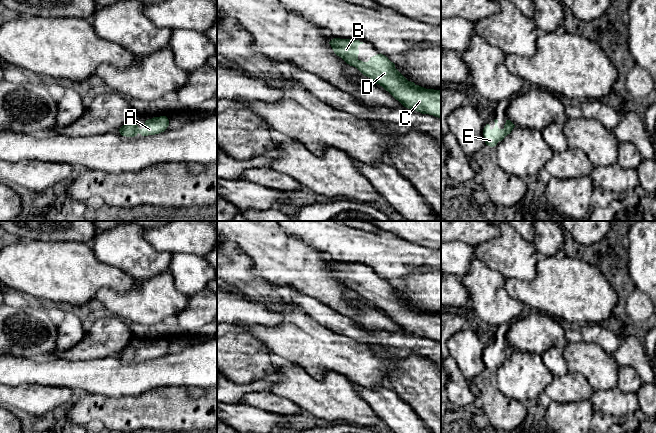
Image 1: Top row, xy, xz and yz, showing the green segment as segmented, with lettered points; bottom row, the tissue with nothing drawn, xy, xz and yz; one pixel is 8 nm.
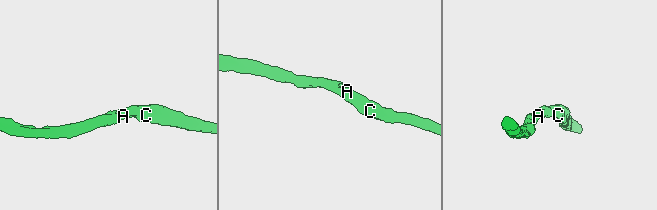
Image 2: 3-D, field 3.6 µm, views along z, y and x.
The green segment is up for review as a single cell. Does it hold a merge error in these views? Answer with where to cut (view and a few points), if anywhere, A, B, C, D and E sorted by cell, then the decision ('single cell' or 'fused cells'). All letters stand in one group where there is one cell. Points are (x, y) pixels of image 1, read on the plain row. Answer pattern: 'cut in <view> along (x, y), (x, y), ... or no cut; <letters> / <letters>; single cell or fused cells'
no cut; A B C D E; single cell

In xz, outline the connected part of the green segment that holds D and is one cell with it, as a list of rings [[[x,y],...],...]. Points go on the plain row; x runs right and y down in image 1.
[[[334,262],[329,268],[337,280],[382,310],[404,331],[441,342],[441,314],[426,313],[408,305],[381,277],[368,286],[359,284],[358,270],[363,268],[359,264]]]

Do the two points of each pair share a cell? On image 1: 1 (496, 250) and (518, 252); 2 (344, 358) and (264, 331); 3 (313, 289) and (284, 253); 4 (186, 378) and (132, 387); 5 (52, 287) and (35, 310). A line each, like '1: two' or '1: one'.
1: one
2: one
3: one
4: one
5: two

